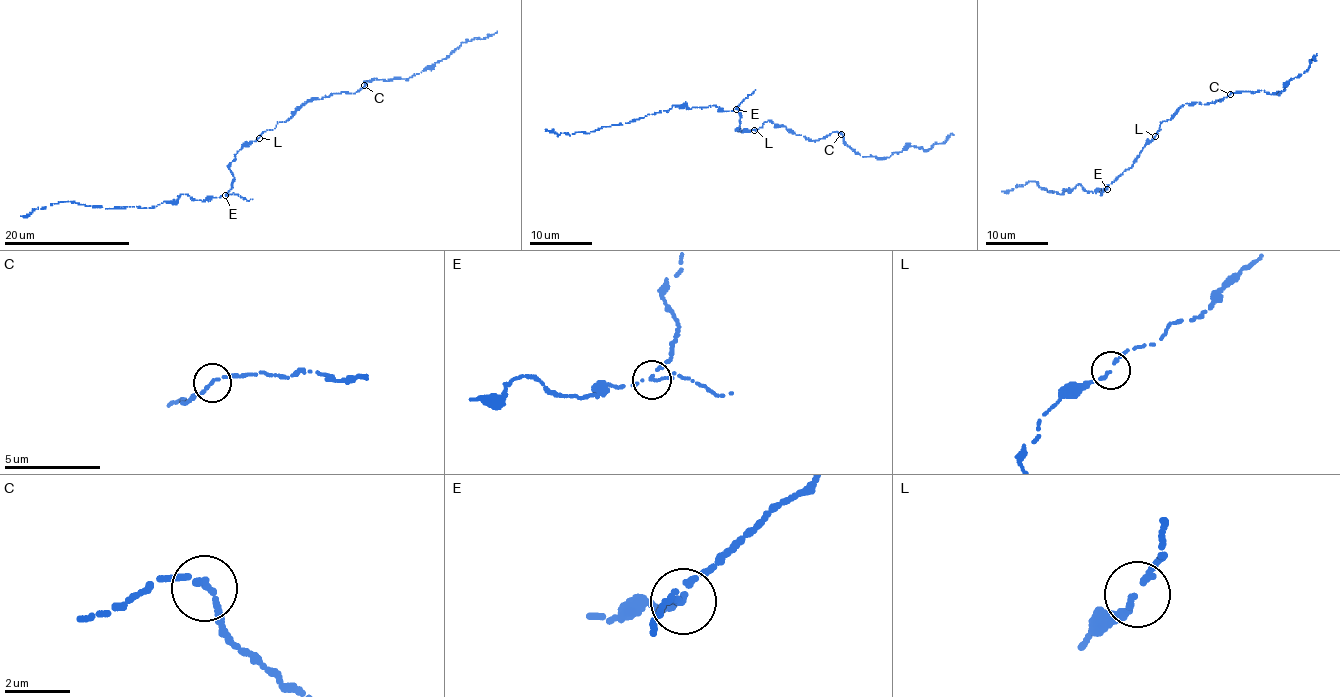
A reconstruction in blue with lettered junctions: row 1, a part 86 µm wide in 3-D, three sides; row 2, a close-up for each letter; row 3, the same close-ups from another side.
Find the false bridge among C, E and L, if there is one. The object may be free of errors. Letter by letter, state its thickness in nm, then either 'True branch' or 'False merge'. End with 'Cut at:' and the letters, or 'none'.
C: Thickness 150 nm. True branch
E: Thickness 150 nm. True branch
L: Thickness 160 nm. True branch
Cut at: none

